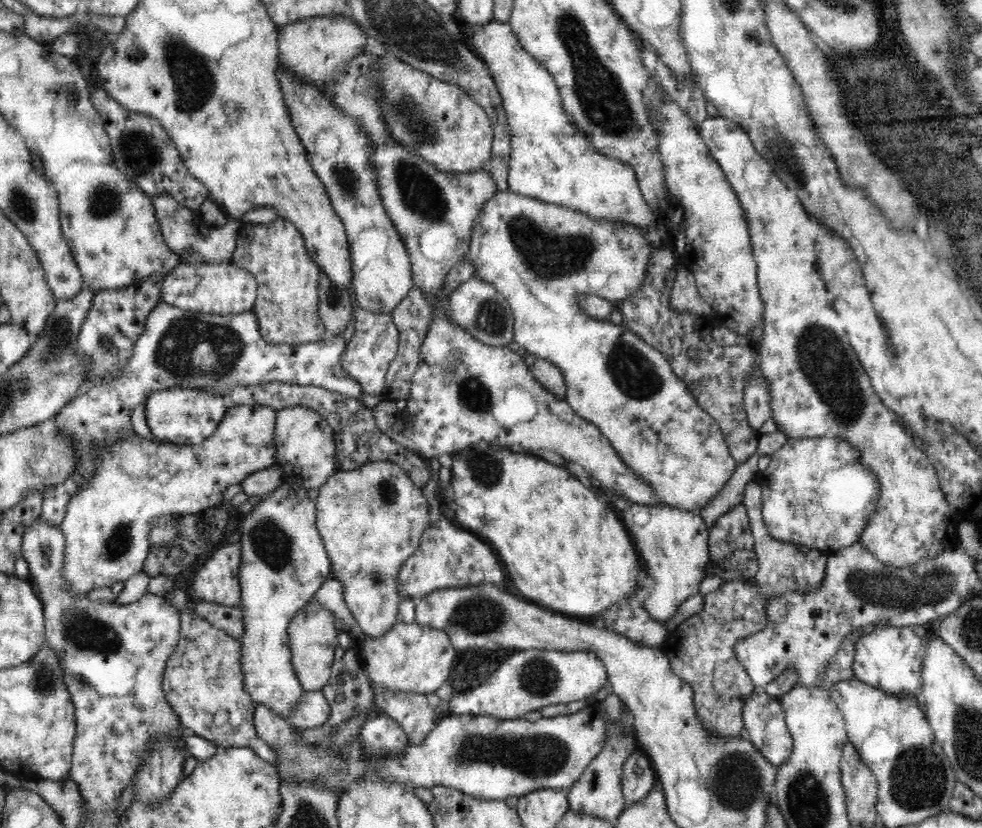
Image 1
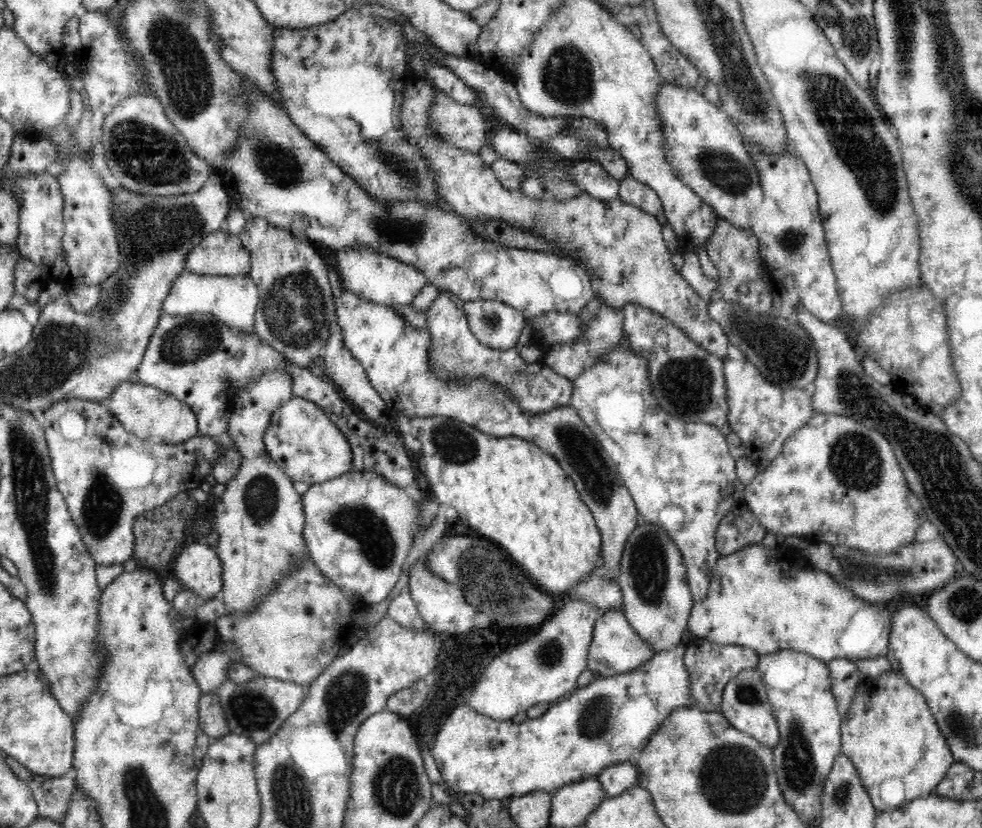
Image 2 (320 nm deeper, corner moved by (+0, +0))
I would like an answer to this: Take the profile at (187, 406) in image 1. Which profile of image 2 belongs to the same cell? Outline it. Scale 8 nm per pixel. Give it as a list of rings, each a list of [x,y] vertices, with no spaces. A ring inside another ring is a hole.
[[[125,380],[118,384],[104,405],[124,425],[124,429],[138,436],[139,440],[178,445],[198,434],[198,418],[190,406],[156,387]]]

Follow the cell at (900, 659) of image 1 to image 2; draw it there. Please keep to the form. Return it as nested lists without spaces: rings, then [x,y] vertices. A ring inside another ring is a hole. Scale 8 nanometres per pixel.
[[[750,544],[731,556],[720,556],[707,598],[695,603],[685,632],[698,638],[754,649],[759,655],[784,649],[812,655],[825,663],[834,658],[886,657],[889,653],[891,612],[885,606],[860,599],[846,585],[836,582],[824,571],[805,562],[800,551],[787,545],[770,549],[764,544]]]

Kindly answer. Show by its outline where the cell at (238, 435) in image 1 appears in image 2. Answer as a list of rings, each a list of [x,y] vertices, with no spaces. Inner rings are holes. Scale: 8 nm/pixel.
[[[68,399],[46,409],[44,412],[45,440],[49,449],[51,467],[57,479],[57,488],[64,495],[68,510],[86,543],[89,554],[96,564],[123,565],[134,559],[135,536],[133,522],[143,512],[161,507],[178,492],[189,492],[200,489],[207,477],[213,474],[213,464],[228,448],[235,448],[234,441],[226,432],[219,438],[214,436],[198,436],[178,445],[157,444],[139,440],[138,436],[126,431],[124,425],[108,411],[107,407],[93,400]],[[68,412],[78,412],[84,418],[86,432],[80,440],[66,440],[60,432],[60,418]]]

